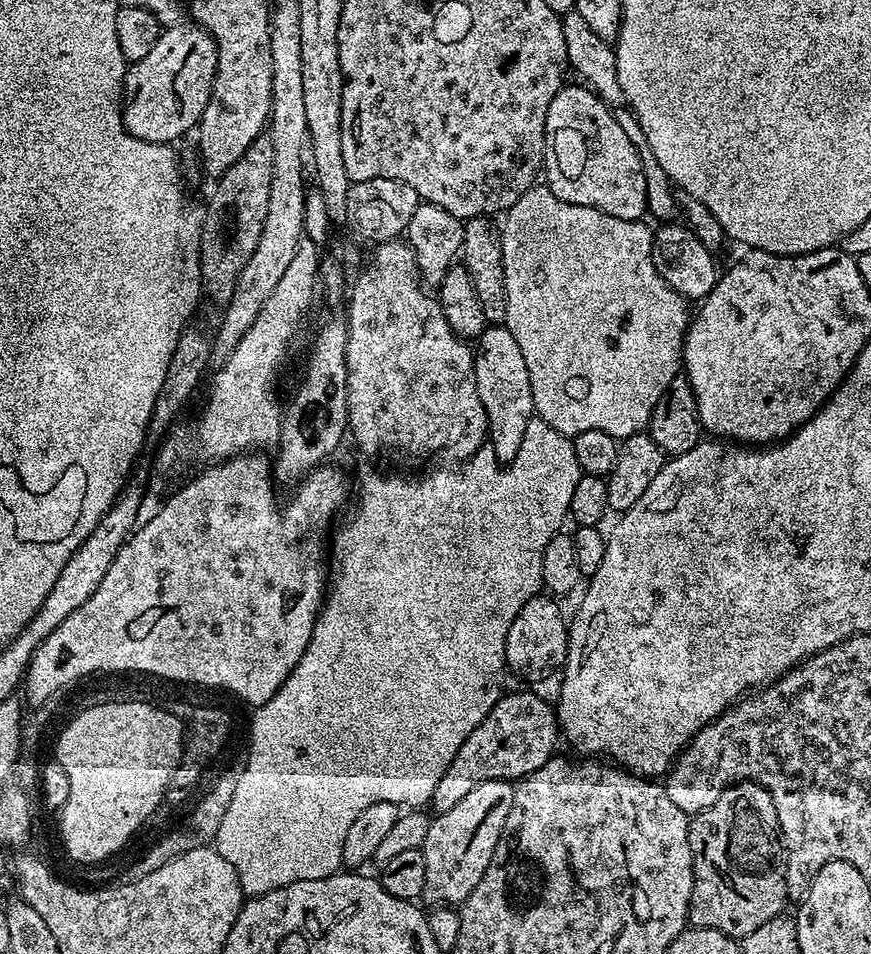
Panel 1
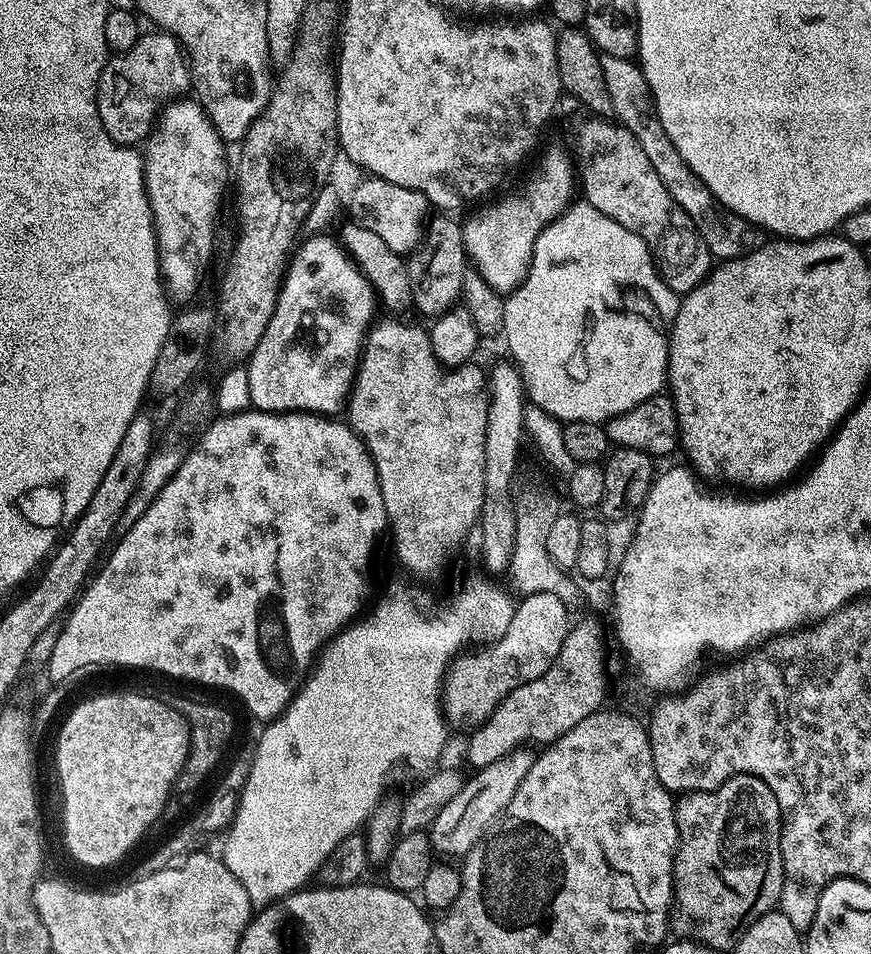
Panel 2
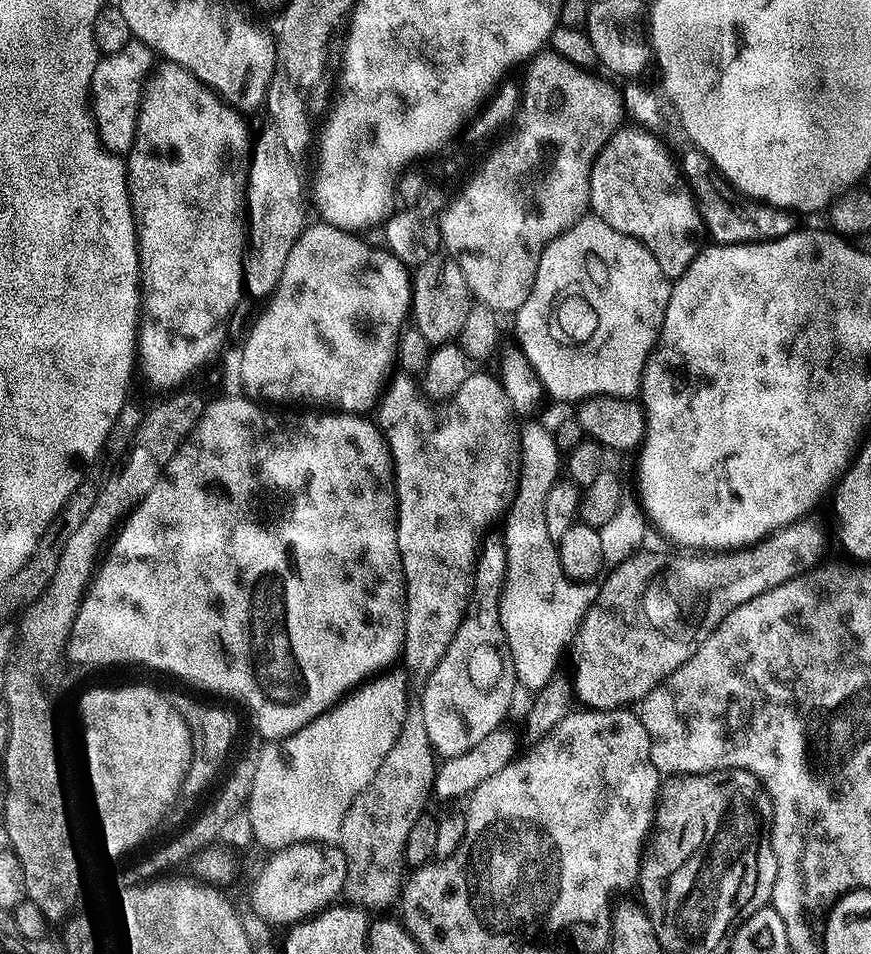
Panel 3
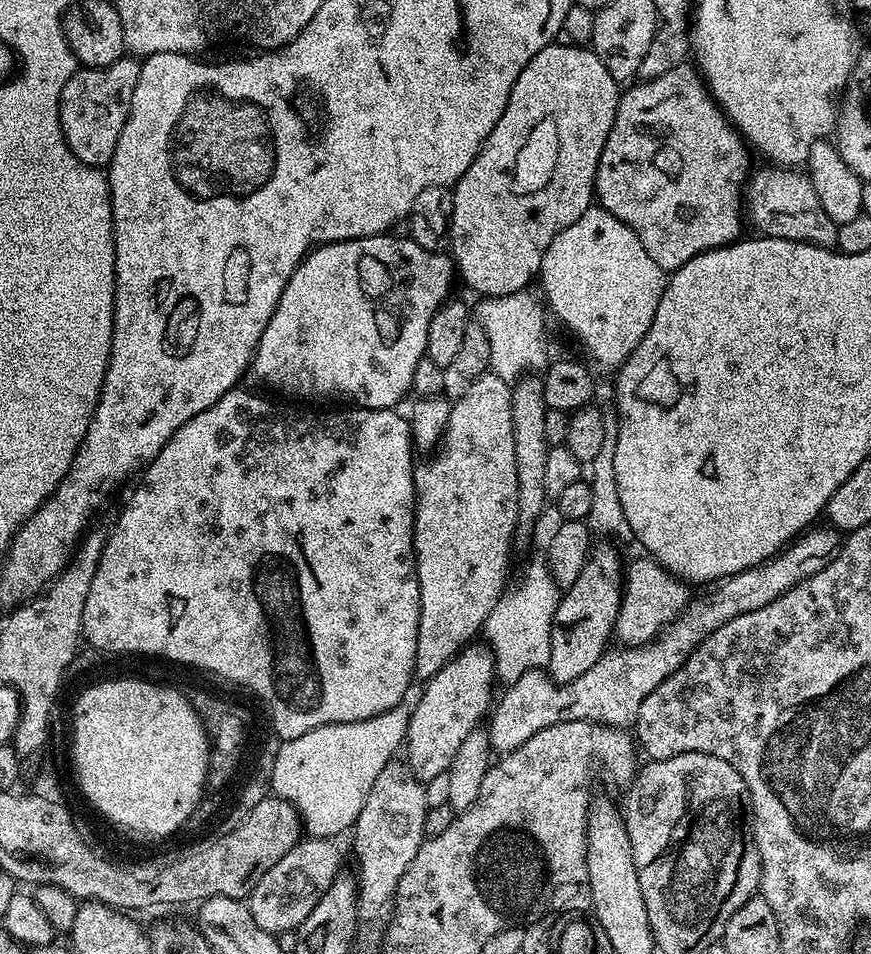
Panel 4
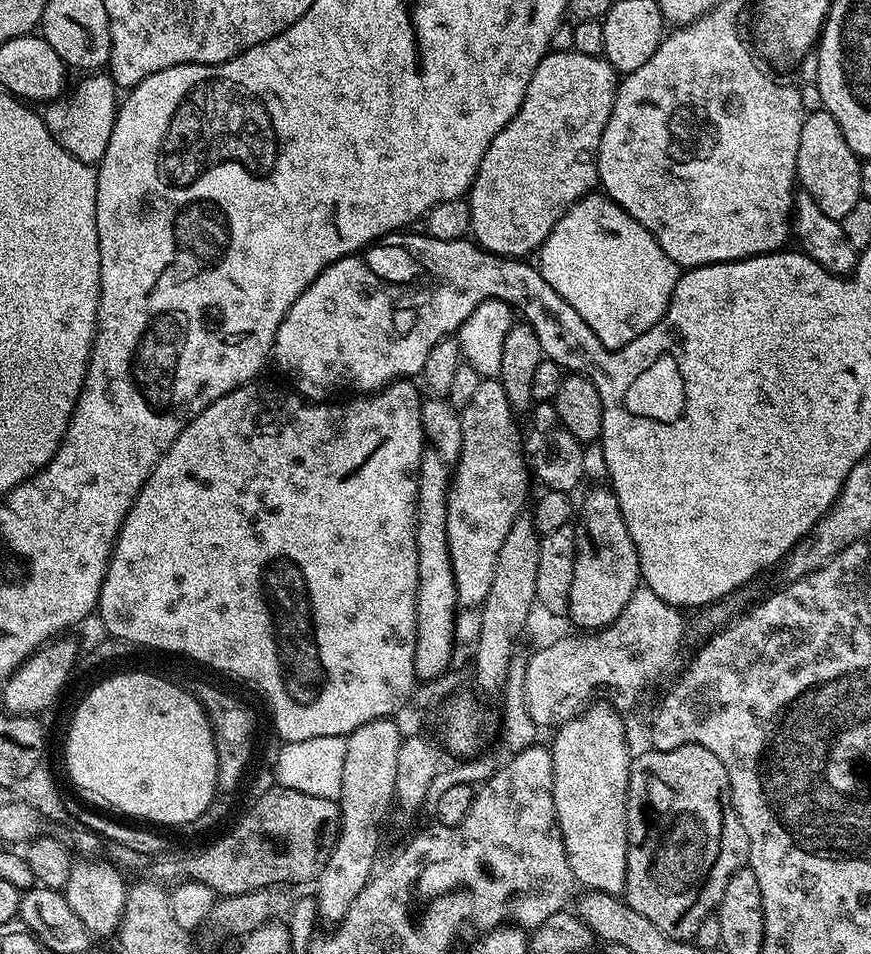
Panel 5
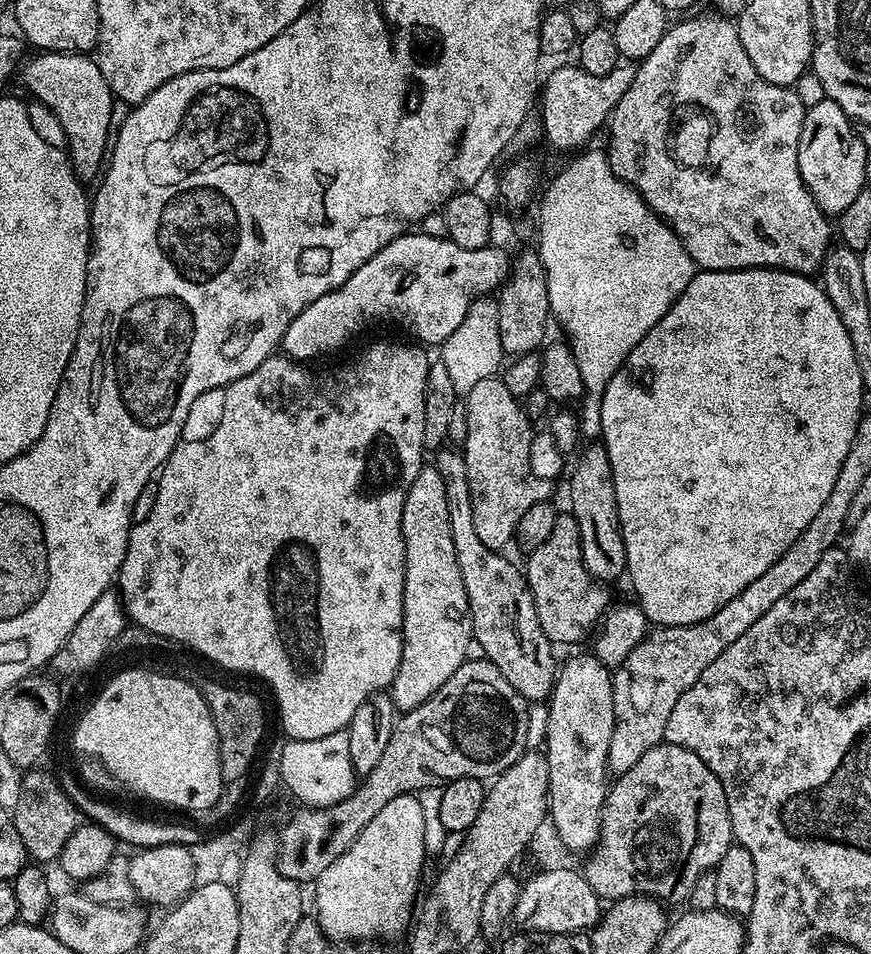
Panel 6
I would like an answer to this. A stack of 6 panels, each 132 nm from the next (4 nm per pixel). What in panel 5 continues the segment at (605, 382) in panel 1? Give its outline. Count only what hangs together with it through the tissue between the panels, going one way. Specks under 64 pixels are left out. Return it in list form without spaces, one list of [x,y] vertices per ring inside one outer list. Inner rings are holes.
[[[589,194],[579,200],[568,215],[556,223],[554,230],[550,230],[544,245],[538,250],[539,256],[538,267],[546,282],[550,282],[550,286],[554,286],[554,290],[558,290],[558,294],[578,310],[586,326],[590,326],[602,346],[609,350],[634,342],[638,334],[646,334],[646,330],[666,314],[674,286],[682,275],[681,265],[676,264],[662,246],[658,246],[654,234],[603,194]]]

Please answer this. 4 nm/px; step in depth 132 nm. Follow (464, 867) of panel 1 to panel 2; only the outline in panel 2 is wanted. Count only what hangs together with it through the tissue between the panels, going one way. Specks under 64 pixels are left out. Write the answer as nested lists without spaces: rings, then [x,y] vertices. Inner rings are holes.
[[[521,746],[510,750],[510,754],[502,754],[498,762],[490,762],[490,766],[475,769],[472,777],[465,779],[460,785],[458,794],[442,806],[438,818],[434,818],[430,829],[431,847],[444,858],[462,858],[474,847],[480,837],[492,827],[494,821],[503,812],[504,807],[514,798],[518,786],[522,786],[522,778],[530,774],[530,766],[534,766],[537,753],[531,747]]]

